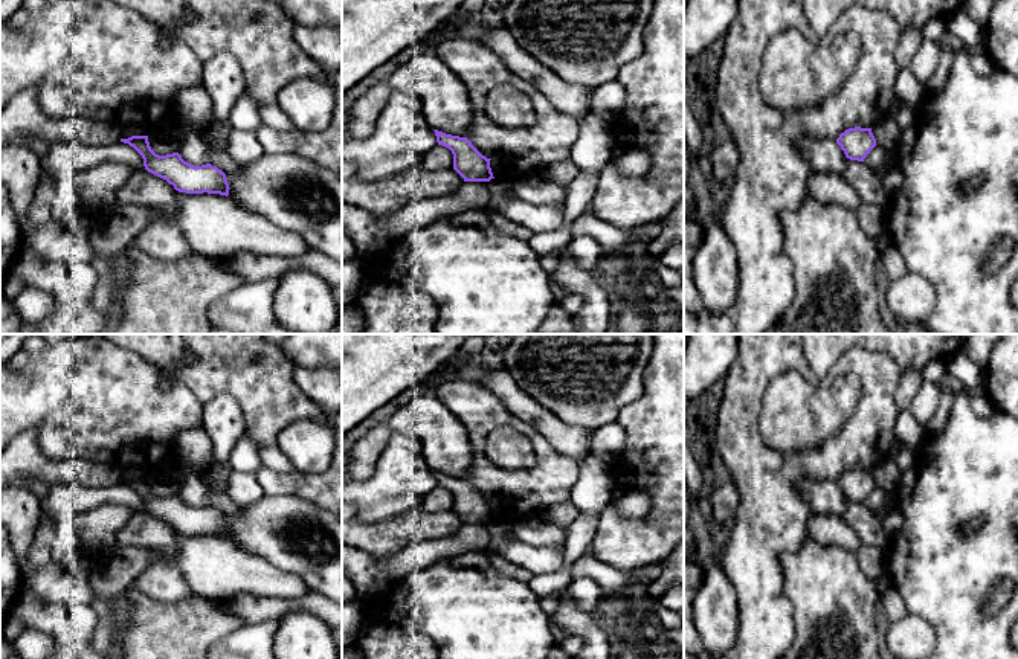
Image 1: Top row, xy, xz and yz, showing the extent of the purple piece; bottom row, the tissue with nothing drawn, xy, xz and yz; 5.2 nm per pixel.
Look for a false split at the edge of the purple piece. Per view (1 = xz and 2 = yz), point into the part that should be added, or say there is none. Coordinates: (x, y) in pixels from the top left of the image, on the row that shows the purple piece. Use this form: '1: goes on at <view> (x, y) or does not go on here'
1: does not go on here
2: does not go on here

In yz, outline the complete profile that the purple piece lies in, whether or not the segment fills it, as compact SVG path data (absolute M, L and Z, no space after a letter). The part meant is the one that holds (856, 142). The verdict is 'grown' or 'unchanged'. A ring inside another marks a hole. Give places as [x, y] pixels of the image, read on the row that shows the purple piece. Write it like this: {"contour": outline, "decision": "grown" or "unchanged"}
{"contour": "M849 128L839 134L836 143L850 160L864 162L867 154L876 146L876 139L871 128Z", "decision": "unchanged"}

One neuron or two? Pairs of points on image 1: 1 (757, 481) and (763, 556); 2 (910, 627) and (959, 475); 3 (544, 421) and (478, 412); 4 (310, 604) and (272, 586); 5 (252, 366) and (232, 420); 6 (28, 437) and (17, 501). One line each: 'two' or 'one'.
1: one
2: two
3: two
4: two
5: two
6: two

